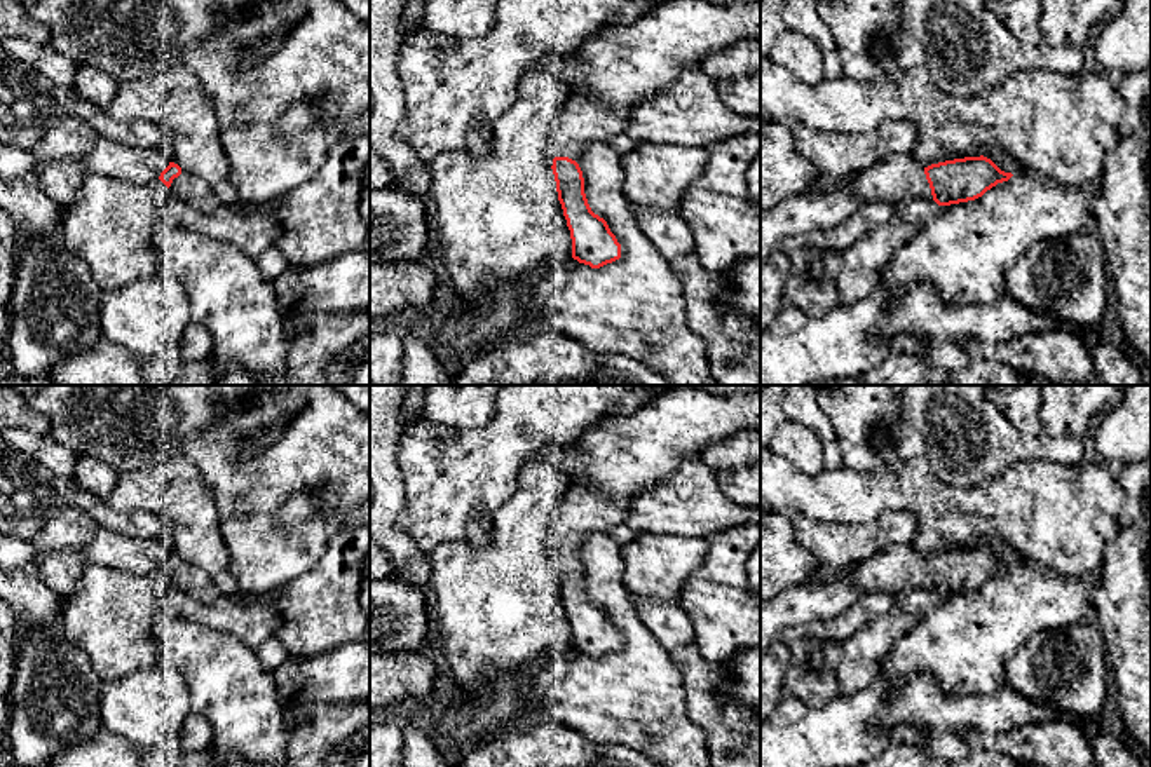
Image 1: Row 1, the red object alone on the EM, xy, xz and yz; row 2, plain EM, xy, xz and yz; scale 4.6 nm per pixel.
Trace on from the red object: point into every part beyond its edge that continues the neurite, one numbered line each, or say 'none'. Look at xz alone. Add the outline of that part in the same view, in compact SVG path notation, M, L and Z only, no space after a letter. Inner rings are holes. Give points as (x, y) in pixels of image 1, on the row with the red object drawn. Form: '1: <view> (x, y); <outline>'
1: xz (581, 121); M581 92L569 94L551 134L553 153L577 160L588 143L610 143L612 138L626 134L628 122L626 110L605 108Z

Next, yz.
1: yz (900, 176); M893 153L888 159L848 176L820 174L807 188L809 193L846 187L862 206L870 202L900 204L905 199L933 199L924 166L910 153Z

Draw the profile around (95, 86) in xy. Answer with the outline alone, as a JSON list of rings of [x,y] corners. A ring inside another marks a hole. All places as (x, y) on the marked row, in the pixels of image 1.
[[[78,66],[73,91],[85,101],[105,108],[115,98],[119,82],[92,66]]]

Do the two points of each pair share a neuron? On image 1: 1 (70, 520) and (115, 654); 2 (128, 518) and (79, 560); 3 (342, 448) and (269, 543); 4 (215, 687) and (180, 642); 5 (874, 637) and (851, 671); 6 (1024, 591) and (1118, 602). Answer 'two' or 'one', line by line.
1: two
2: two
3: one
4: one
5: one
6: two

